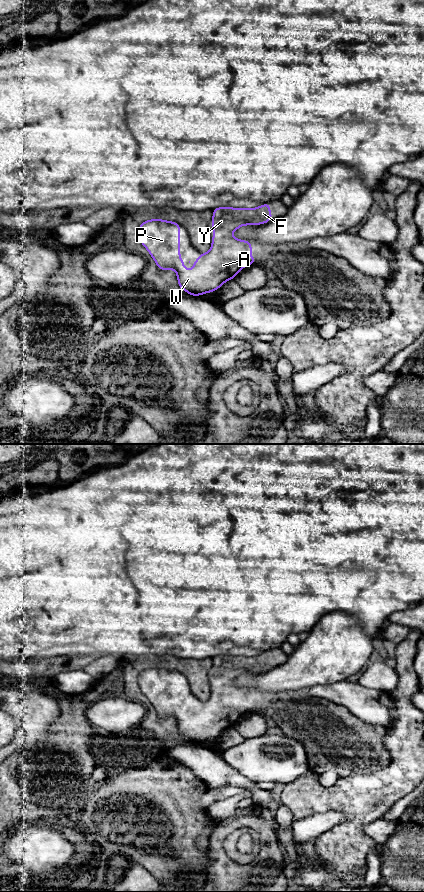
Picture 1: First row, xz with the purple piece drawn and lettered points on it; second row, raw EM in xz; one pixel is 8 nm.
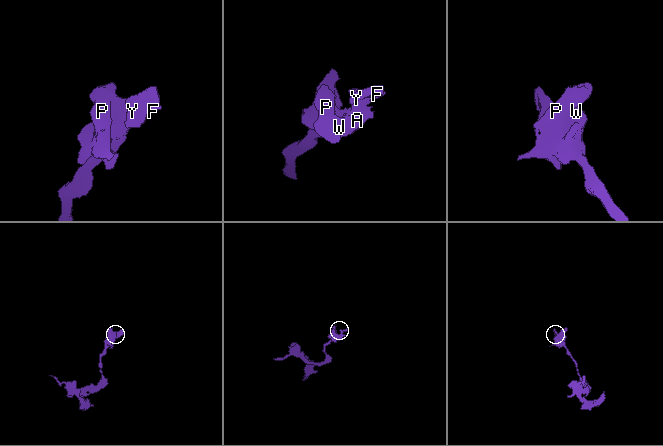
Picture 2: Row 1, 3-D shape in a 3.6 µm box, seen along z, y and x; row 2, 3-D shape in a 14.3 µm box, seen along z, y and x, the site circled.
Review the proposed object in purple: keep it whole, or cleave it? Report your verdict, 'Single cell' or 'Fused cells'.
Single cell

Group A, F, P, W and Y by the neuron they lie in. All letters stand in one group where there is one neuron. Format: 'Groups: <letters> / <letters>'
Groups: A F P W Y

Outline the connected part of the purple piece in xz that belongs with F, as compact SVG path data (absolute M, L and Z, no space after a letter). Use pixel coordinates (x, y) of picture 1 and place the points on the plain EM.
M270 652L252 657L215 656L211 697L201 701L194 709L194 716L186 719L180 707L180 672L161 667L146 668L138 676L138 686L160 718L175 718L179 736L199 744L216 739L226 729L234 727L242 716L255 711L257 705L249 704L253 699L251 689L238 688L230 681L243 673L261 673L272 668Z

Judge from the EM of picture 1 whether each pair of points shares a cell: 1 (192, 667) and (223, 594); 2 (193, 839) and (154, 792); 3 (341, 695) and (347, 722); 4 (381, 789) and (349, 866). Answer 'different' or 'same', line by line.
1: different
2: same
3: different
4: same

